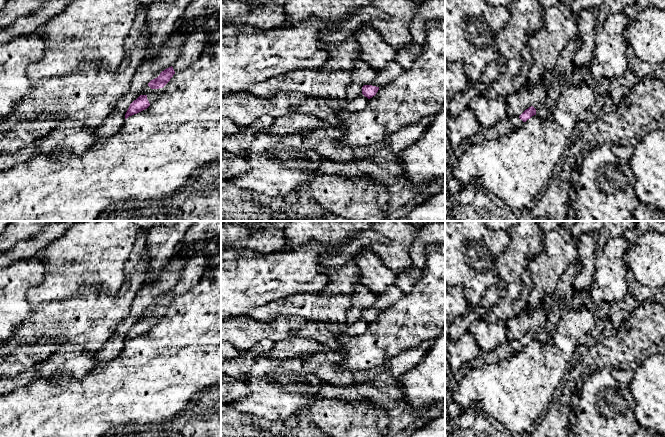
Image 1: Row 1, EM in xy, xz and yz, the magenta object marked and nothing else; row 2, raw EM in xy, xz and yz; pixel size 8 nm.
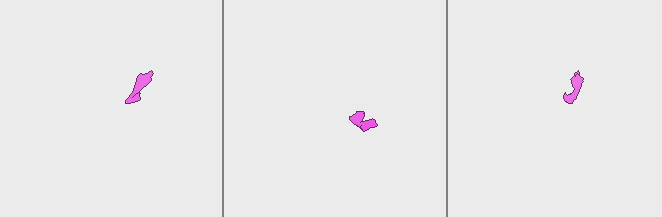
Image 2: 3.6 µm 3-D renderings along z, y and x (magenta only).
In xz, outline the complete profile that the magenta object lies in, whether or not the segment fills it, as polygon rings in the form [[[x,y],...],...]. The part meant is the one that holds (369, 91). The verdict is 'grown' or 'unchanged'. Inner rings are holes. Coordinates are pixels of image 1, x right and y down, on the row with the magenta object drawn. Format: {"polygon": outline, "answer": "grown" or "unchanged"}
{"polygon": [[[364,85],[362,87],[362,94],[367,97],[368,99],[372,98],[378,92],[379,87],[372,86],[372,85]]], "answer": "unchanged"}

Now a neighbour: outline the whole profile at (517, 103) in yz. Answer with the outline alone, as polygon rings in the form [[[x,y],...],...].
[[[544,79],[532,89],[526,83],[519,91],[510,94],[507,99],[507,116],[519,117],[526,109],[533,106],[536,116],[544,121],[547,117],[546,98],[549,80]]]

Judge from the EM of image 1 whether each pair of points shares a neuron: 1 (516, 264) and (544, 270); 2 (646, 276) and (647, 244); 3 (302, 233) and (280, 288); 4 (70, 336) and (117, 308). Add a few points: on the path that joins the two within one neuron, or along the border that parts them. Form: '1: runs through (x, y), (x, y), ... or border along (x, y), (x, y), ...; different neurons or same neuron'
1: border along (542, 248), (530, 260), (528, 267); different neurons
2: runs through (646, 268), (647, 252); same neuron
3: border along (320, 241), (309, 241), (297, 247); different neurons
4: runs through (82, 324), (92, 316), (105, 311); same neuron

